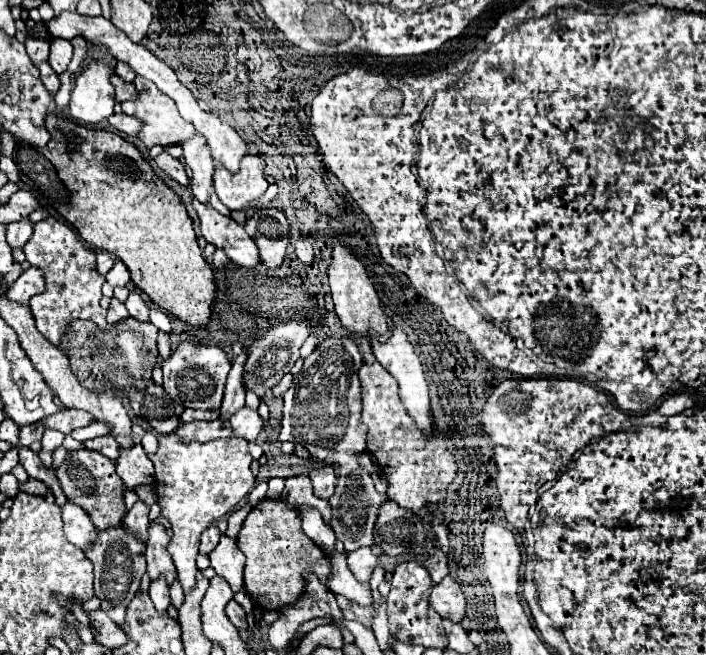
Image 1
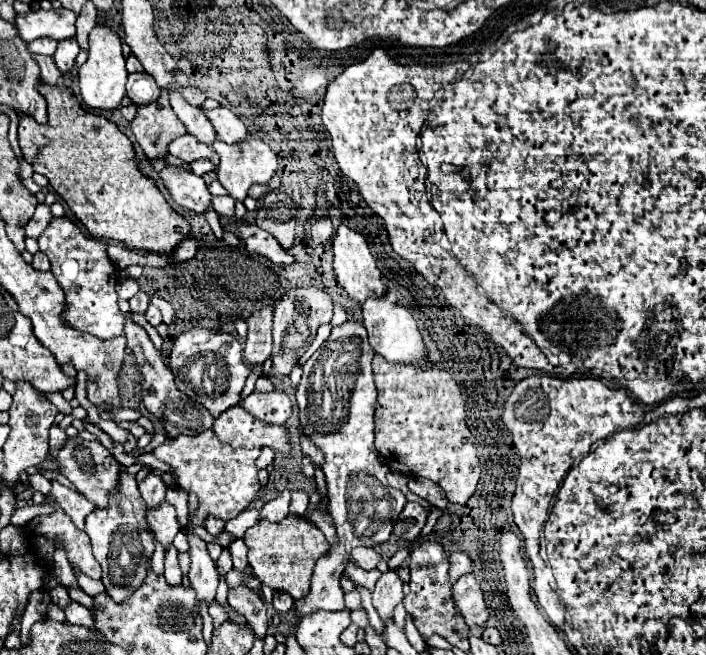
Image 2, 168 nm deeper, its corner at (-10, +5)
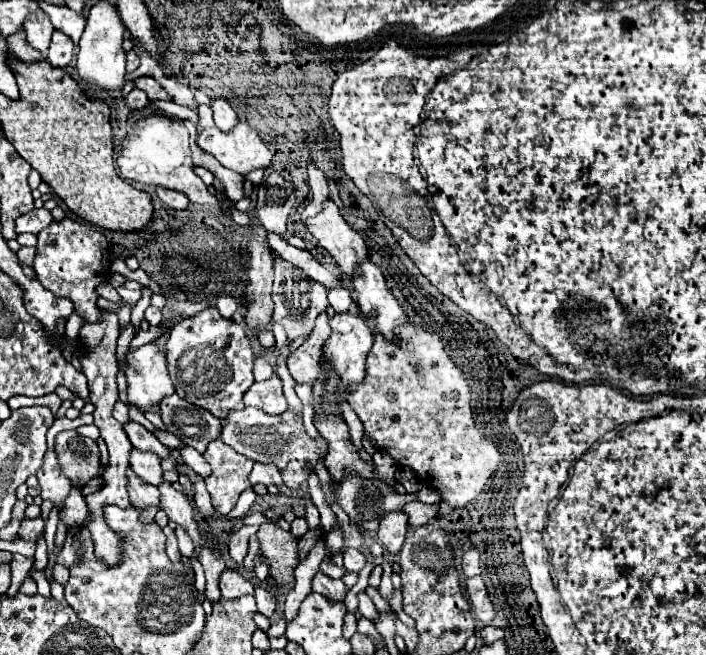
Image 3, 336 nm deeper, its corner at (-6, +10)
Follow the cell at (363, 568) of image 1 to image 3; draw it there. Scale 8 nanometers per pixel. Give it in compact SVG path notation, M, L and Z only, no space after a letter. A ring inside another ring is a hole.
M348 548L344 552L344 568L348 572L360 572L366 564L366 556L360 552L360 550L354 550L354 548Z

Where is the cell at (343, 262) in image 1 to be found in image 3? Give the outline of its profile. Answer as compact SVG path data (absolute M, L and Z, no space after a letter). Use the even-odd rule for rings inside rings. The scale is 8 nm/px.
M326 200L324 210L314 218L308 218L304 224L318 244L332 254L344 274L350 276L356 270L356 264L368 258L368 248L362 236L346 224L332 200Z

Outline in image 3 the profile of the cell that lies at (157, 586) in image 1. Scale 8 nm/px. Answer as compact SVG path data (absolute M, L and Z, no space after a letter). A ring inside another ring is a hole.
M164 528L164 534L166 534L166 552L168 552L168 558L172 560L172 562L178 562L180 558L182 558L182 554L180 554L180 550L178 550L178 544L176 544L176 534L174 534L174 530L172 528Z

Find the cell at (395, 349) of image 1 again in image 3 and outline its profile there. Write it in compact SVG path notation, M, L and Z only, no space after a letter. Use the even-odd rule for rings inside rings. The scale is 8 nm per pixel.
M370 260L360 262L358 270L352 274L352 284L354 284L354 290L358 292L360 312L362 314L378 312L376 328L388 340L392 340L394 328L406 320L406 314L402 306L396 302L396 298L390 294L390 290L386 288L386 280L380 268Z

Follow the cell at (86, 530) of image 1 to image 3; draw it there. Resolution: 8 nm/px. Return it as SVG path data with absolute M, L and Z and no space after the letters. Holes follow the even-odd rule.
M48 448L44 462L40 466L40 472L36 476L38 476L40 488L42 488L42 498L62 506L72 488L72 482L68 480L68 476L64 476L54 448Z

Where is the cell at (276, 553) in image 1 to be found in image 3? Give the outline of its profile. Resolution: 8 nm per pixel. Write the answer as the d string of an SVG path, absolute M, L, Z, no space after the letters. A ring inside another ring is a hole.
M270 522L260 524L256 536L260 538L260 552L270 562L270 576L282 586L292 586L298 564L298 540Z

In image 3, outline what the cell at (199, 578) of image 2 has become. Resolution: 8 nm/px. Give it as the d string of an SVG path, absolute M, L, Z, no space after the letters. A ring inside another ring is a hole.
M166 480L158 486L158 490L160 490L160 508L168 514L170 520L174 520L176 524L186 528L186 532L190 534L190 538L196 544L194 556L198 556L200 554L200 534L198 534L198 524L194 520L194 512L192 512L190 500L186 498L186 494L176 492L172 488L172 484L166 482Z

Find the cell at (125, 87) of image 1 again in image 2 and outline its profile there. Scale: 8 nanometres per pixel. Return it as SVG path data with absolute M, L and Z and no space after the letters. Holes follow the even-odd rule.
M130 73L126 93L132 99L132 103L146 105L158 99L160 87L156 85L156 81L152 81L152 77L148 77L148 73Z

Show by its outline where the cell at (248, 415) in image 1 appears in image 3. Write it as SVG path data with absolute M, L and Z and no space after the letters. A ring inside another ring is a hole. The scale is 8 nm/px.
M274 374L264 382L254 382L244 396L246 406L254 406L266 414L282 414L288 410L288 402L282 392L282 380Z

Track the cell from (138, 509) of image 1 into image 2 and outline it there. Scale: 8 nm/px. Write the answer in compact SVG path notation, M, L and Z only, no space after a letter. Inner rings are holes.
M148 475L142 483L140 483L140 493L142 493L142 499L146 503L148 509L156 509L158 503L164 501L164 493L166 493L166 485L164 481L158 477L158 475Z

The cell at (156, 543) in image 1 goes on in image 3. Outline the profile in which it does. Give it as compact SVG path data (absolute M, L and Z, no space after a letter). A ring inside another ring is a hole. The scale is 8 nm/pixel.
M128 470L128 496L132 506L136 506L138 510L144 510L146 506L158 506L160 504L160 492L156 486L144 484L144 480L138 480L138 476Z

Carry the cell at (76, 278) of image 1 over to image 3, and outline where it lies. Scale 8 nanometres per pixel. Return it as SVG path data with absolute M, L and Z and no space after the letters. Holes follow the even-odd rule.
M64 218L62 222L52 222L38 234L34 270L40 284L56 296L70 298L76 312L86 322L98 322L102 318L104 310L96 306L96 288L110 278L110 250L106 236L96 226L70 218Z

